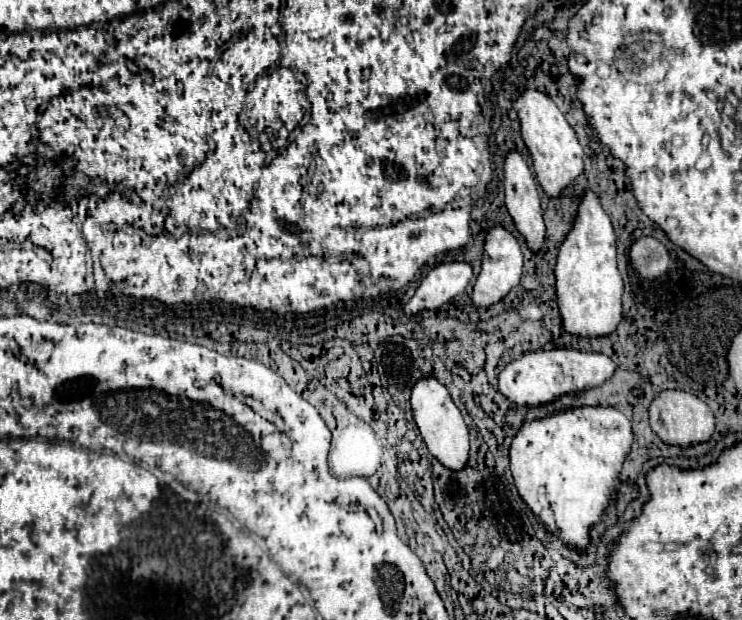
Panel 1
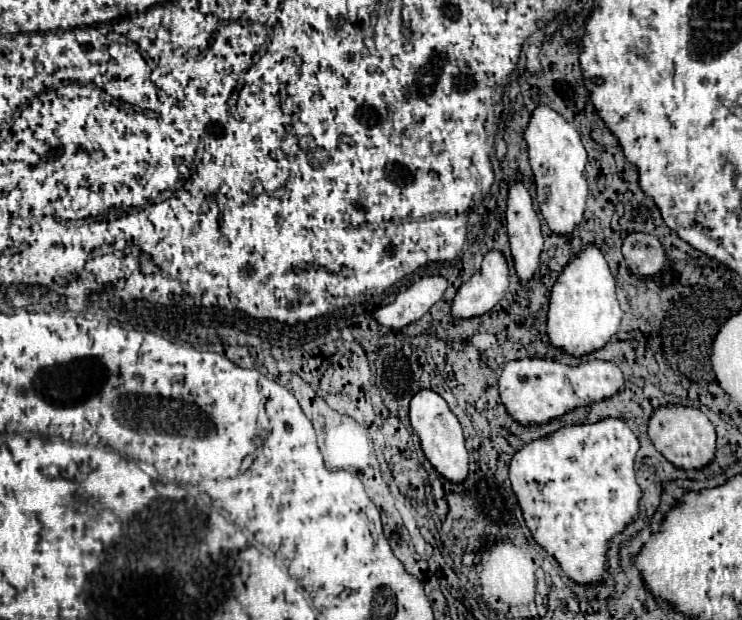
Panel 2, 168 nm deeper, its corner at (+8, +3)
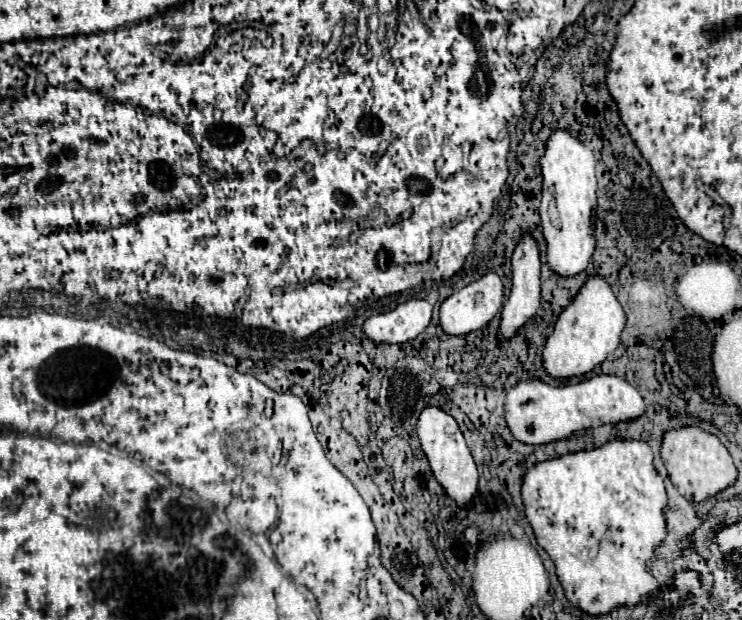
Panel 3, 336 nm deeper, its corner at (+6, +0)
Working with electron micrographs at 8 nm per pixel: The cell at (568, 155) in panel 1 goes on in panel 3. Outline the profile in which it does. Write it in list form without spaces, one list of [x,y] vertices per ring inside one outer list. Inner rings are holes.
[[[554,129],[546,141],[546,151],[540,159],[542,167],[542,203],[540,217],[548,243],[550,269],[560,275],[578,275],[586,269],[594,253],[594,211],[596,211],[596,175],[592,151],[568,131]]]

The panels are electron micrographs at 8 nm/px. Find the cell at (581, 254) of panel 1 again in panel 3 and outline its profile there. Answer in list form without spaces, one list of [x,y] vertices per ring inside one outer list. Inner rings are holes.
[[[590,275],[570,305],[558,315],[552,335],[544,347],[544,367],[552,377],[574,377],[592,371],[620,343],[620,333],[626,325],[626,313],[620,307],[610,283],[604,275]]]

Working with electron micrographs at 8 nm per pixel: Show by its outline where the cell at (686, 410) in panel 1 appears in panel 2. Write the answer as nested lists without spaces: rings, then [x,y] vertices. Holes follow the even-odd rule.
[[[666,406],[652,412],[648,424],[648,436],[656,450],[674,466],[684,470],[700,470],[714,460],[716,454],[716,432],[708,416],[698,408],[688,406]]]

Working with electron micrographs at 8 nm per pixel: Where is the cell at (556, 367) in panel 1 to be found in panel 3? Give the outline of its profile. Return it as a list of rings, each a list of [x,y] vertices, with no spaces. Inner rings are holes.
[[[594,375],[578,383],[550,385],[540,379],[520,381],[506,393],[504,419],[512,435],[522,443],[548,443],[570,437],[576,429],[588,429],[612,421],[628,421],[644,413],[644,399],[638,389],[616,375]]]

